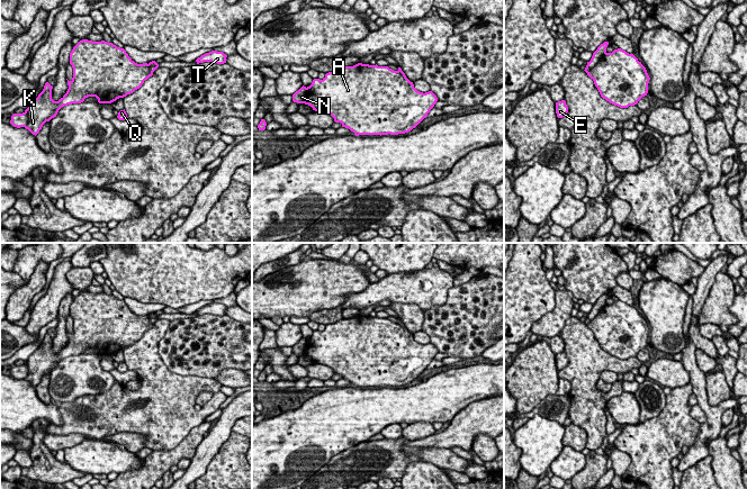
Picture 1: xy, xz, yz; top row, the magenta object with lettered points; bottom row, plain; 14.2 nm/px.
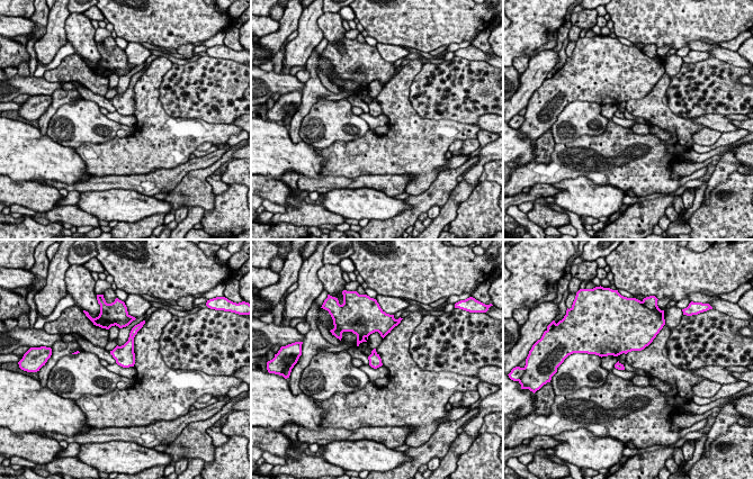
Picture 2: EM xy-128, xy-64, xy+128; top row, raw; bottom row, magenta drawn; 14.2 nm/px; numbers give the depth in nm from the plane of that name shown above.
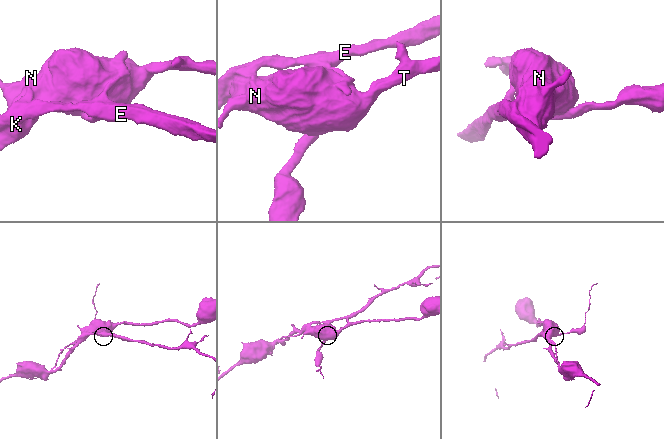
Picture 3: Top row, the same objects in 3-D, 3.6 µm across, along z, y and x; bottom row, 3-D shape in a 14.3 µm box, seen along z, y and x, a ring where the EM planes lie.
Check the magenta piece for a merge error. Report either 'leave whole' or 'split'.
split

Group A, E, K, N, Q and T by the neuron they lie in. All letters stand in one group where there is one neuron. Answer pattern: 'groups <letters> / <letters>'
groups A K T / E N Q

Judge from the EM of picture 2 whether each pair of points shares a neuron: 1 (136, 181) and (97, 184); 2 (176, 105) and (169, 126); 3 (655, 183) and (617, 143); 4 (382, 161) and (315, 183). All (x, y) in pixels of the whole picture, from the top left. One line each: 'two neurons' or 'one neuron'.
1: one neuron
2: two neurons
3: one neuron
4: two neurons

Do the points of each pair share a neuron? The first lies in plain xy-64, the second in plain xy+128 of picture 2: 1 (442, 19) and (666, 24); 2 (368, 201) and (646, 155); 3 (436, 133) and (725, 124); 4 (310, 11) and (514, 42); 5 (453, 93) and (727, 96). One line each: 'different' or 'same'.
1: same
2: different
3: different
4: different
5: same

